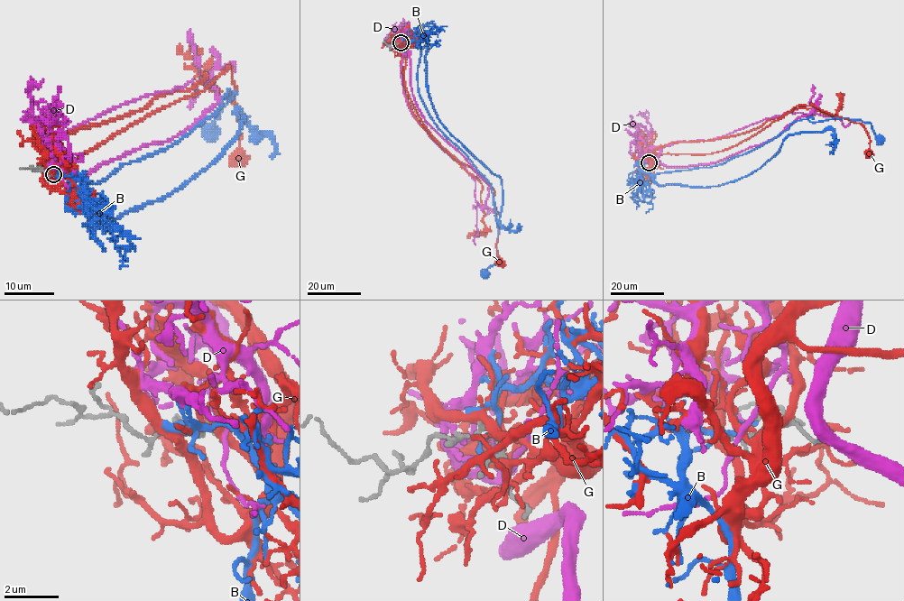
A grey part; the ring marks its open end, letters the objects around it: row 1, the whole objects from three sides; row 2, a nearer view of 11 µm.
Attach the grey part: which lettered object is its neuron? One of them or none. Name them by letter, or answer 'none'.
none

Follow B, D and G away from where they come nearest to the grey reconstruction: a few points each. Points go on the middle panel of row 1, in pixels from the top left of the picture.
B: (401, 43), (411, 38), (419, 48), (418, 91), (429, 115), (492, 188), (497, 261), (483, 272)
D: (398, 43), (403, 53), (409, 51), (411, 91), (421, 115), (489, 184), (485, 203), (482, 206), (474, 206)
G: (401, 41), (411, 46), (404, 85), (419, 117), (438, 143), (494, 191), (500, 263)

